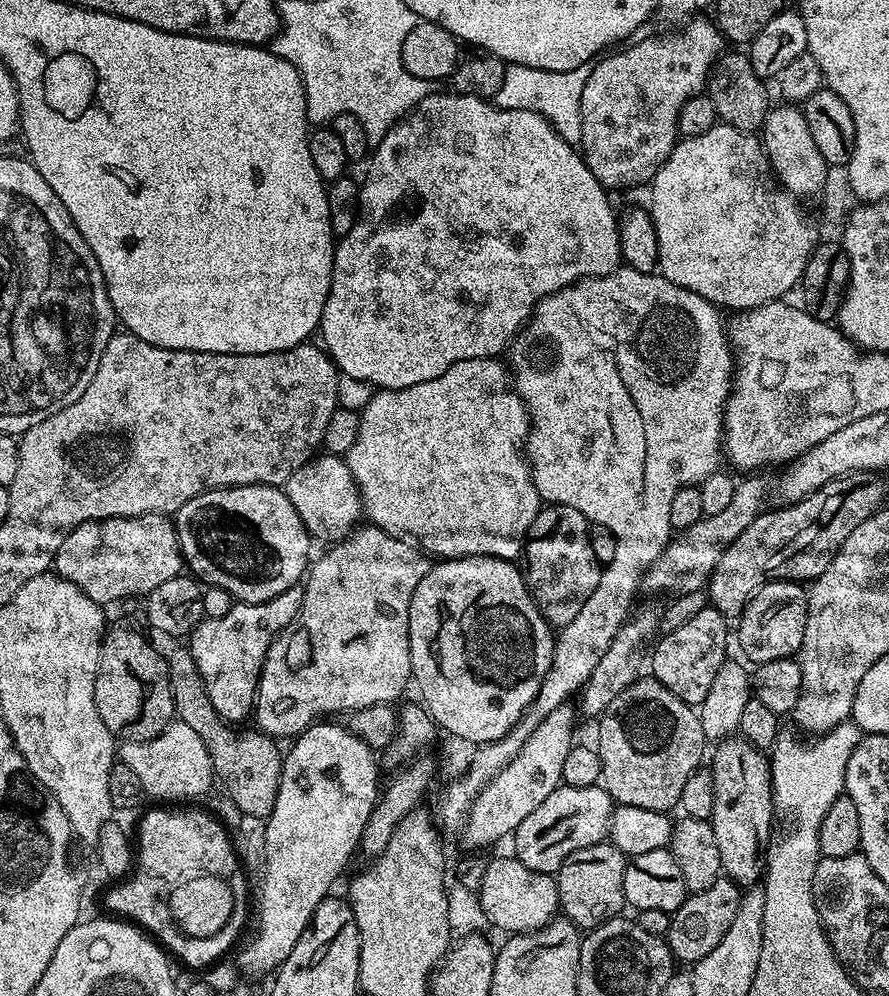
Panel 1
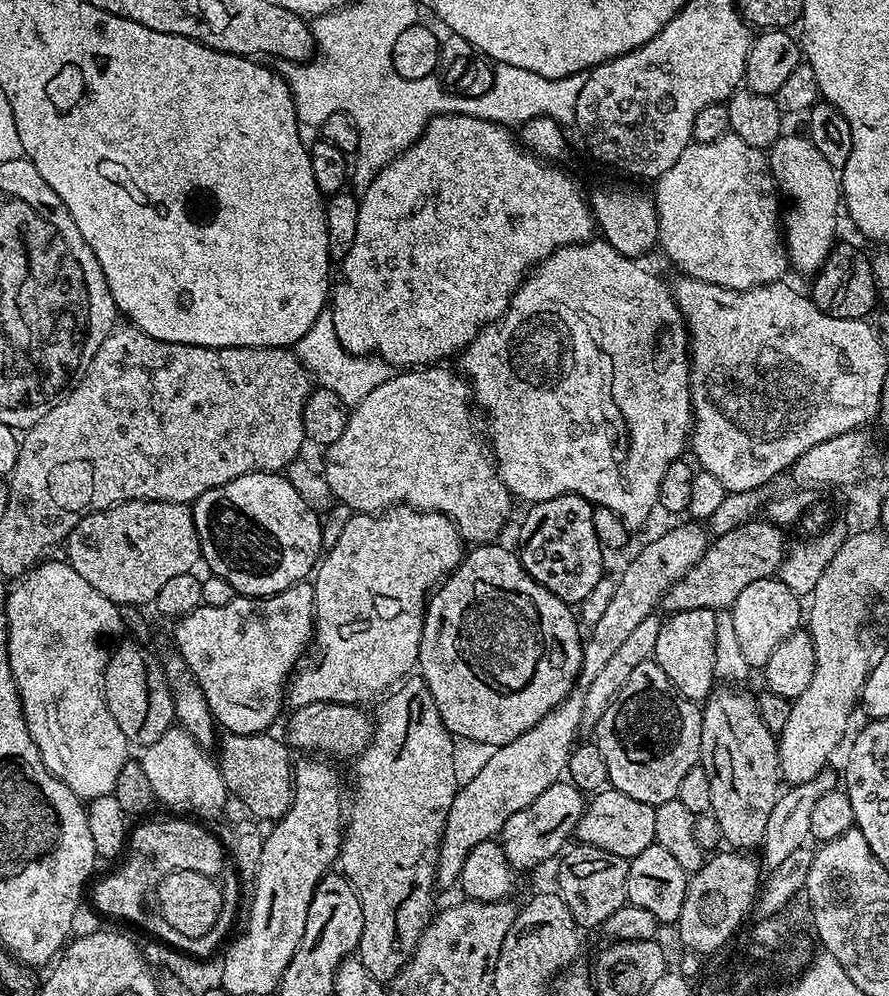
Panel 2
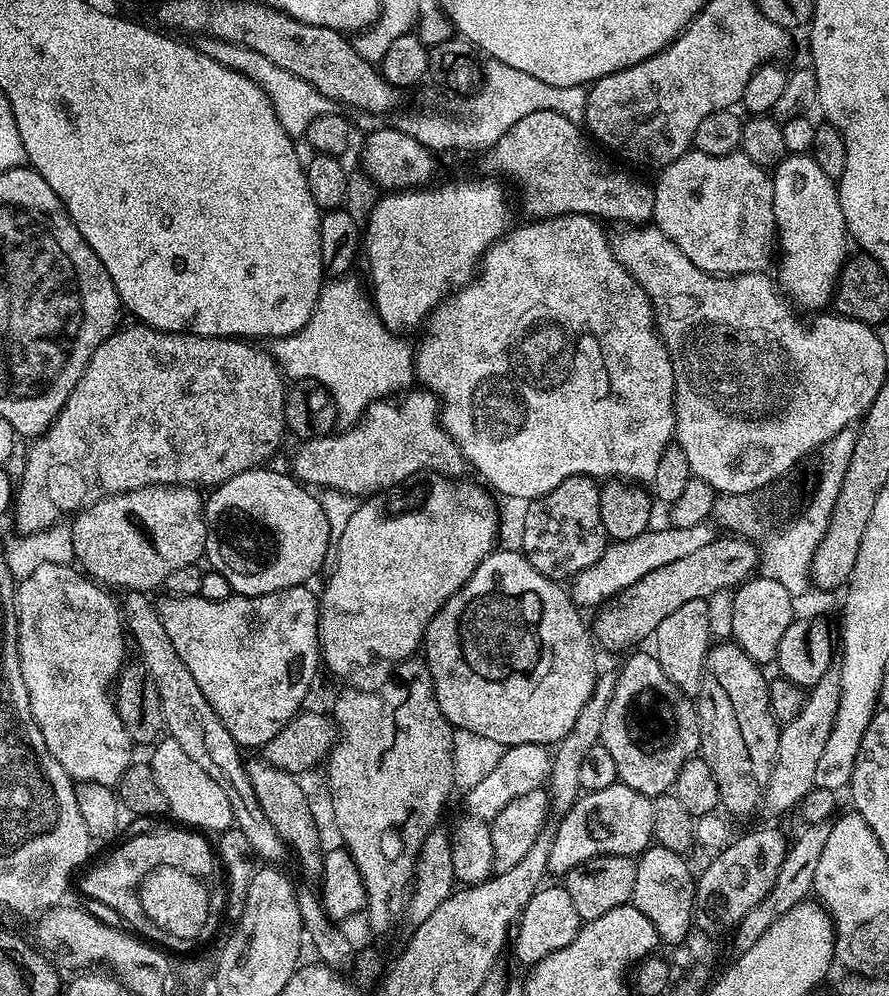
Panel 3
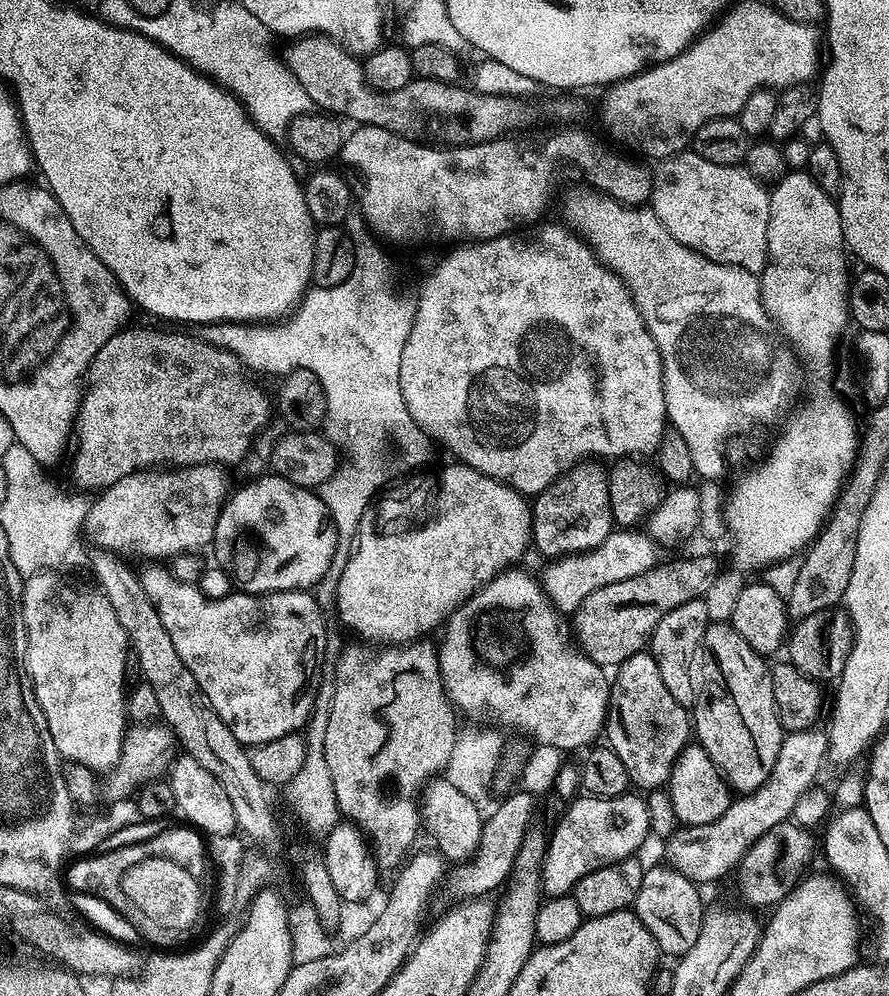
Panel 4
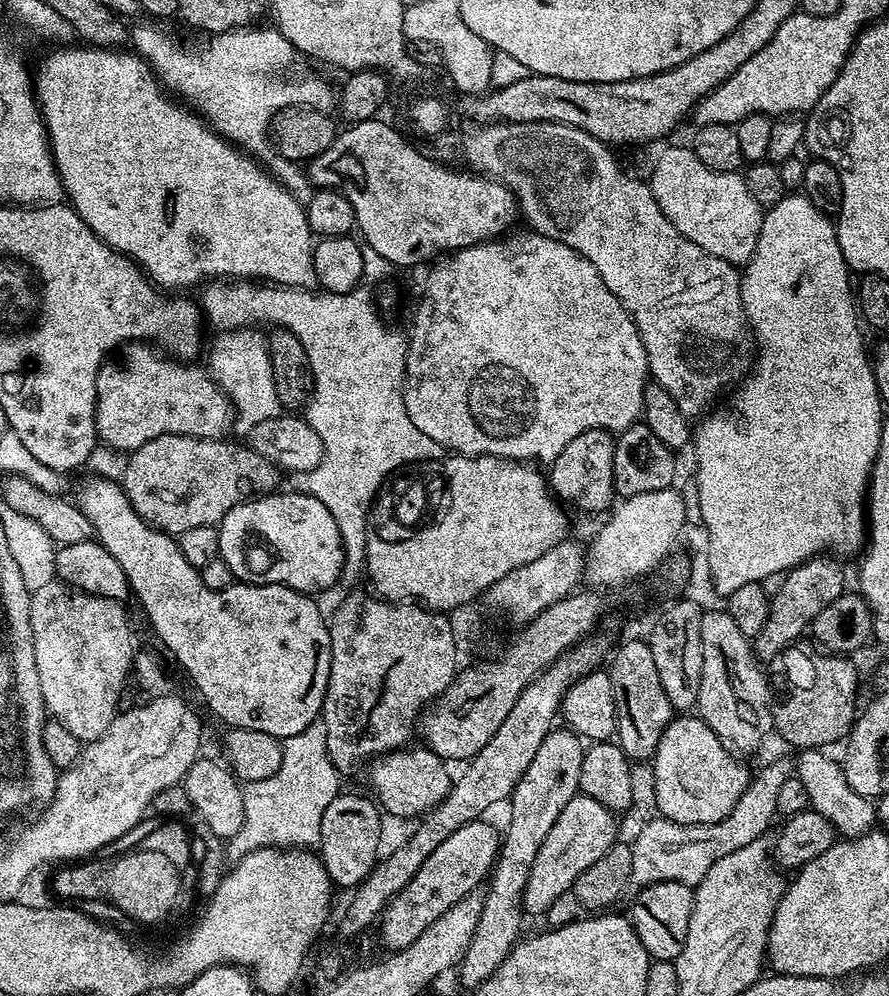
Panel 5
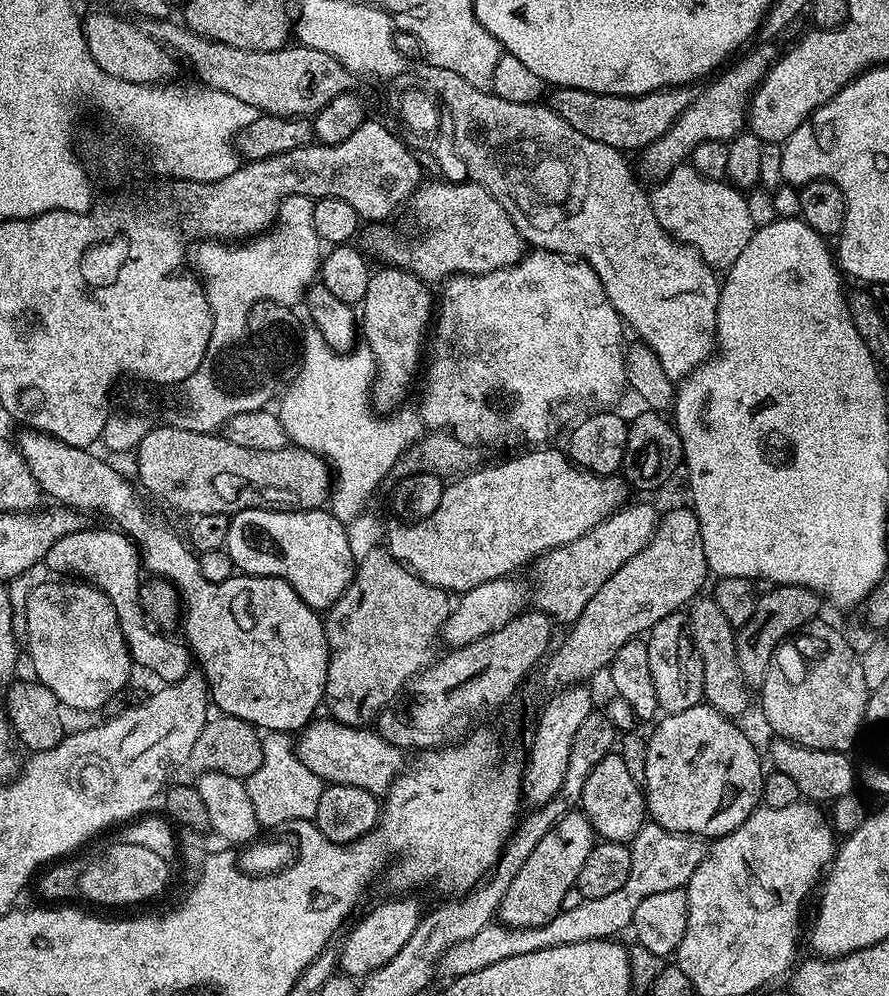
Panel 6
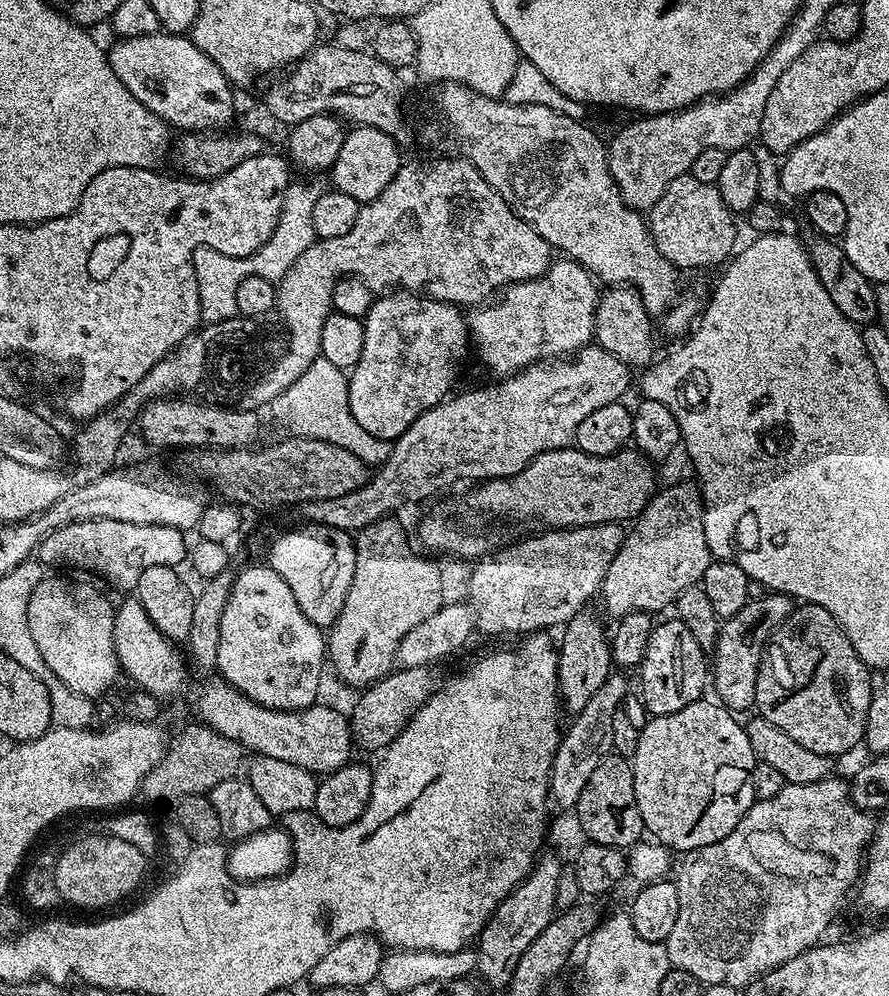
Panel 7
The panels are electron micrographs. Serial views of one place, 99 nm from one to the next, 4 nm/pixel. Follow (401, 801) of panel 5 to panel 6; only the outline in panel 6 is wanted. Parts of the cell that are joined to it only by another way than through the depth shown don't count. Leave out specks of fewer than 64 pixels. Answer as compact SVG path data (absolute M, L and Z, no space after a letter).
M331 718L320 719L313 719L295 741L296 756L302 765L312 770L325 785L358 786L377 798L387 796L396 777L405 771L405 753L383 740L379 731L371 727L351 728Z

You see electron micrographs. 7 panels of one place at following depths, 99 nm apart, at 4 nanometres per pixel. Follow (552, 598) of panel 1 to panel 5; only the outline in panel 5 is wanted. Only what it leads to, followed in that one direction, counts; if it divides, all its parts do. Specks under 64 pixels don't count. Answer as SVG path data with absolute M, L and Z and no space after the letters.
M591 428L582 434L578 434L578 438L573 438L570 443L564 447L562 454L558 454L558 458L554 458L550 465L550 471L547 473L546 479L552 489L552 495L561 501L573 504L580 512L604 512L607 513L613 507L614 499L617 495L614 486L614 450L616 449L616 436L611 432L602 430L601 428Z

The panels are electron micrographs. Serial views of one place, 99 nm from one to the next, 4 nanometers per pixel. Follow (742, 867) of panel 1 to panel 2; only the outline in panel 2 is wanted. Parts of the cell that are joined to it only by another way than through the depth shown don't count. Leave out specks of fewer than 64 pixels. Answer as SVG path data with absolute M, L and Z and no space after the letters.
M716 686L713 687L712 693L708 695L708 699L702 704L702 750L700 751L700 764L706 770L706 778L710 778L710 809L711 815L716 815L716 824L720 827L720 832L729 840L731 847L736 850L752 850L752 847L759 845L764 838L766 830L766 822L770 822L770 810L774 810L774 802L778 795L778 789L782 784L780 774L780 749L778 740L774 733L766 726L766 722L762 722L762 718L756 709L755 699L744 692L739 692L736 686Z

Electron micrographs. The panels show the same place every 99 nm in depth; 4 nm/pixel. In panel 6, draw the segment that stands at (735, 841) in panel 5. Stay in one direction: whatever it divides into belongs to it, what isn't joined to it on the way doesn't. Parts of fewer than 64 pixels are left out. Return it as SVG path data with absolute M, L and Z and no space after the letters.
M651 822L645 823L640 833L630 842L630 878L626 878L619 890L606 898L581 899L574 910L561 910L542 926L533 928L507 928L504 924L493 922L482 926L474 938L458 942L448 950L442 961L442 969L448 978L474 974L474 970L486 970L502 958L518 958L518 954L534 954L534 950L546 950L554 946L570 946L574 942L607 940L619 937L623 928L627 929L634 918L634 910L650 894L662 894L665 890L687 889L690 878L706 855L705 841L699 836L683 836L681 832L671 832Z

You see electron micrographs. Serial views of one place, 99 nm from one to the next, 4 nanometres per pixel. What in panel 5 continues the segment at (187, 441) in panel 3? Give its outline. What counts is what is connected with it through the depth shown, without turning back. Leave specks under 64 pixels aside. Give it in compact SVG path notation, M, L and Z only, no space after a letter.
M129 342L120 345L105 360L96 379L96 435L107 447L130 454L138 446L150 442L150 438L162 438L162 434L193 436L207 440L227 437L234 428L234 413L226 393L196 362L181 362L165 354L148 342Z

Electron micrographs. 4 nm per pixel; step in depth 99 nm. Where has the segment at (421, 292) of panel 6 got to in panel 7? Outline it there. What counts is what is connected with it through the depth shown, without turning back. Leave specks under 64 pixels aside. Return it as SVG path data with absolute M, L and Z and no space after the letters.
M389 290L373 299L368 315L362 320L364 341L361 357L348 376L350 414L354 414L358 426L362 426L366 434L395 442L423 412L441 403L453 391L452 383L460 372L460 363L470 352L468 320L460 312L463 311L455 304L429 300L423 294L403 290Z

